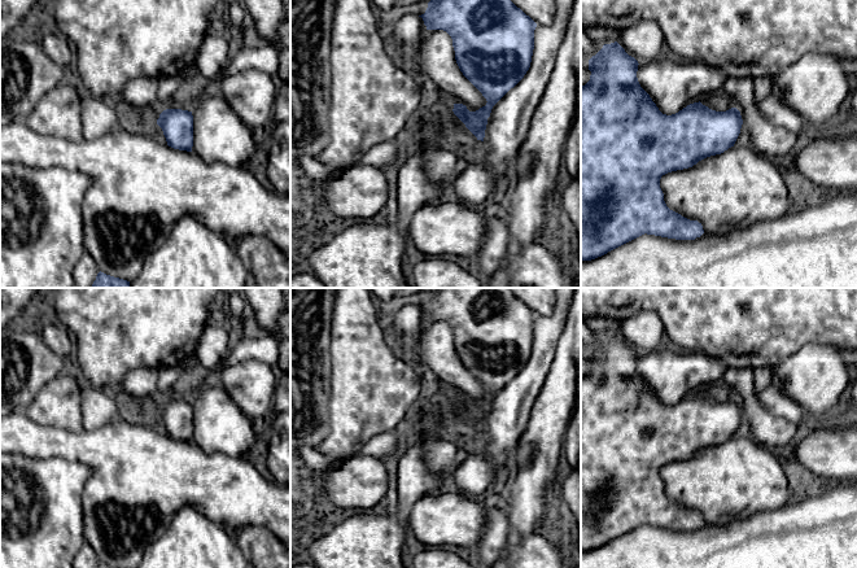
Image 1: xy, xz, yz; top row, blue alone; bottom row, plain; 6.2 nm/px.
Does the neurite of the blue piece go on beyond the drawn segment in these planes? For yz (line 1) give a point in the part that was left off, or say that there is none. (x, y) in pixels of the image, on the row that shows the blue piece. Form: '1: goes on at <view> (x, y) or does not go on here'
1: does not go on here

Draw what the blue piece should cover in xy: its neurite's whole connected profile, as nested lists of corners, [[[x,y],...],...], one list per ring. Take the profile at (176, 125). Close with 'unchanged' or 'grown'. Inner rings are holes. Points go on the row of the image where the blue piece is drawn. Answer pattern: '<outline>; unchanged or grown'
[[[166,109],[159,114],[157,124],[162,128],[169,147],[179,150],[192,152],[192,112],[182,109]]]; unchanged

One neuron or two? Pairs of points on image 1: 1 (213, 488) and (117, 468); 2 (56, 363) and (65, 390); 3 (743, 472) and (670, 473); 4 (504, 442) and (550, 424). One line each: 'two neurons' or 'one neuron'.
1: one neuron
2: two neurons
3: one neuron
4: two neurons

